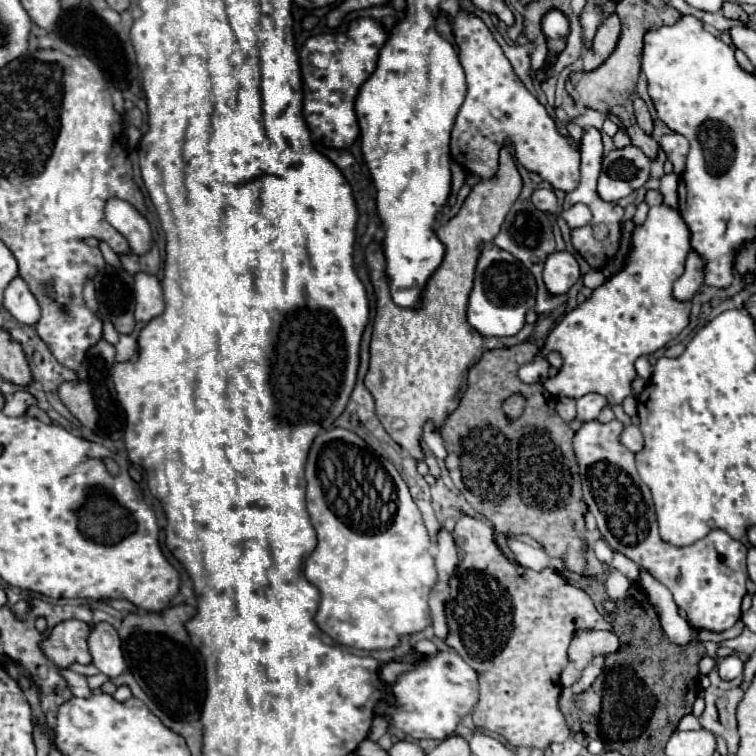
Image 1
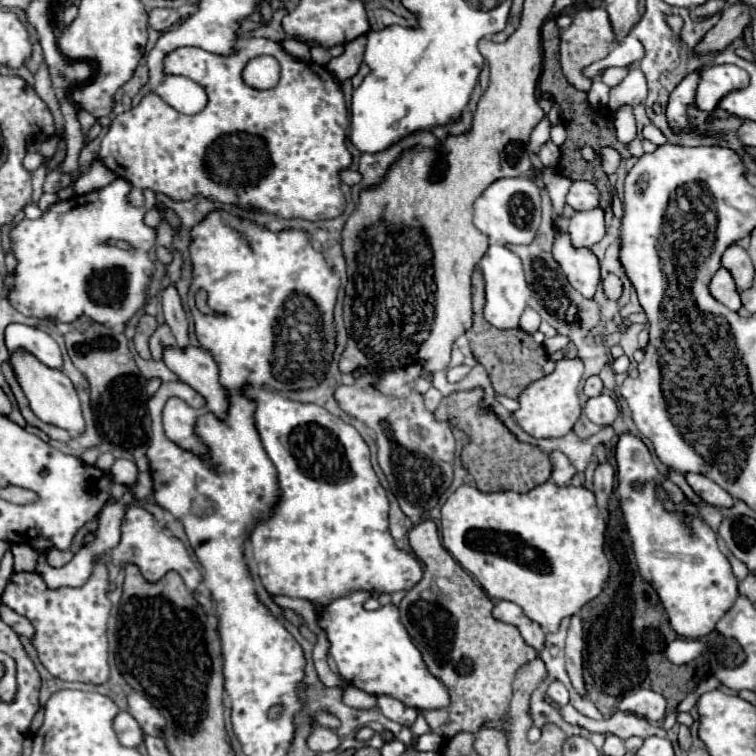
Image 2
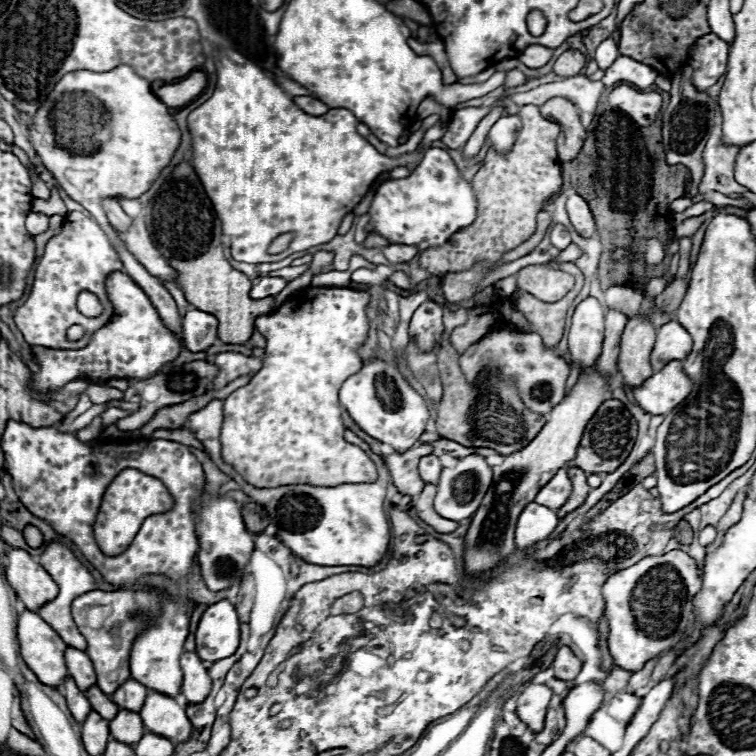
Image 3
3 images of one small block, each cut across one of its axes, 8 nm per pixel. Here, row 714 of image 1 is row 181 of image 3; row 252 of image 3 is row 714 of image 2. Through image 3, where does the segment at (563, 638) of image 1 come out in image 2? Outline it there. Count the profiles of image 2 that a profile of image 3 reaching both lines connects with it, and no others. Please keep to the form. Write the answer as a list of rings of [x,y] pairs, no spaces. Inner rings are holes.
[[[432,520],[414,526],[408,534],[408,542],[414,556],[424,564],[424,576],[402,598],[398,606],[400,618],[414,646],[422,652],[428,672],[438,678],[450,694],[450,704],[446,708],[420,712],[430,730],[442,738],[452,738],[452,734],[458,732],[472,732],[478,736],[478,730],[486,720],[504,718],[512,698],[514,674],[524,662],[536,658],[536,650],[524,642],[514,626],[492,618],[494,602],[444,550],[438,538],[438,528]]]

